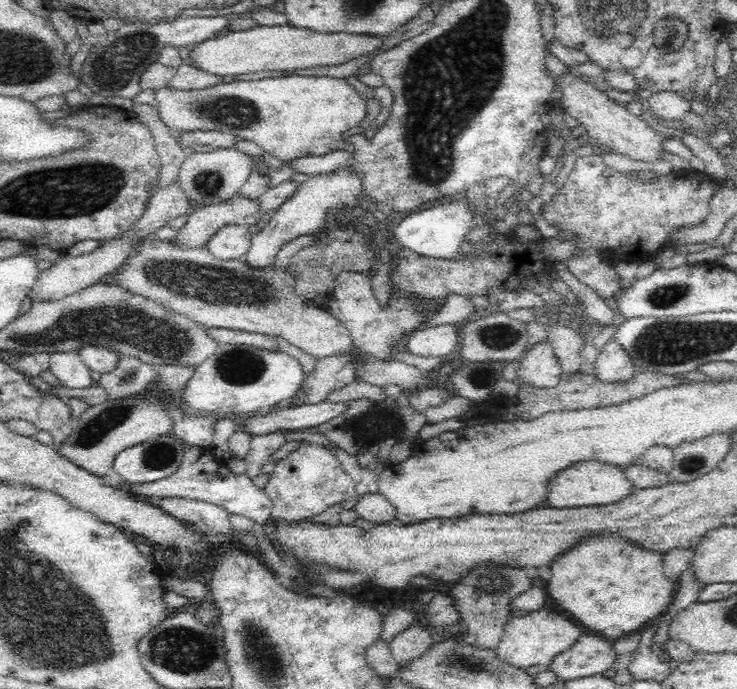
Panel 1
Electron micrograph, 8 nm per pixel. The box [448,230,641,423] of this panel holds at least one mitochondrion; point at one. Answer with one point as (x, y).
(499, 336)

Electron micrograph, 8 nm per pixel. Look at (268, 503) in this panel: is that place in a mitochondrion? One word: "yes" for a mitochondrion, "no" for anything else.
no

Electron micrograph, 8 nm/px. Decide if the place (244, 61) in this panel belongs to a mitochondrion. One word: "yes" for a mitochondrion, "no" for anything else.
no

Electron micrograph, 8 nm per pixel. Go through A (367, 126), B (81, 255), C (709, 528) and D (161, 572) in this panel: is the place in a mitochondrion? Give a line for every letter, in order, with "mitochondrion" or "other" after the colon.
A: other
B: other
C: other
D: other

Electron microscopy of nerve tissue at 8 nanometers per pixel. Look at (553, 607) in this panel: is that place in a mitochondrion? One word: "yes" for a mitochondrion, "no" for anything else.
no

